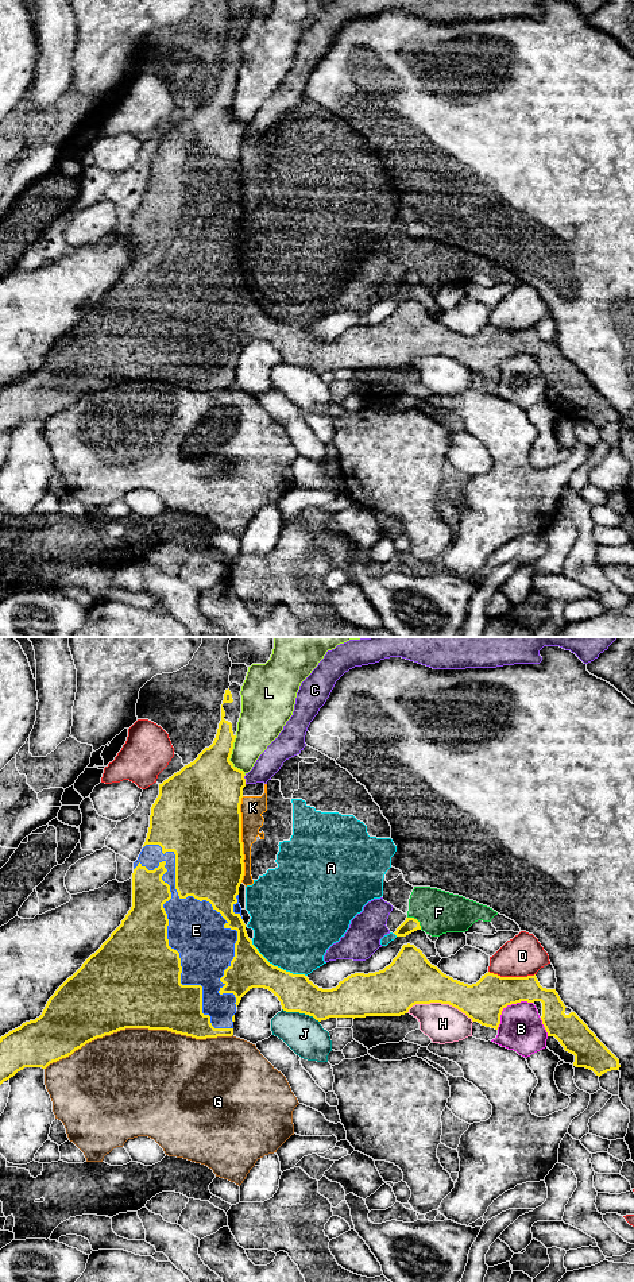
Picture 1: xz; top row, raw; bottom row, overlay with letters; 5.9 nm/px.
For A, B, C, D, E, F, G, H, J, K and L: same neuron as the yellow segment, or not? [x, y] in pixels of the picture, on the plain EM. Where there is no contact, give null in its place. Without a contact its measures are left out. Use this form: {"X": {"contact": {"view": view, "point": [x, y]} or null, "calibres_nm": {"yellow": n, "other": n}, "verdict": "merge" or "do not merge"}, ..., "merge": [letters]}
{"A": {"contact": {"view": "xz", "point": [277, 319]}, "calibres_nm": {"yellow": 220, "other": 480}, "verdict": "do not merge"}, "B": {"contact": {"view": "xz", "point": [507, 356]}, "calibres_nm": {"yellow": 240, "other": 260}, "verdict": "do not merge"}, "C": {"contact": {"view": "xz", "point": [244, 131]}, "calibres_nm": {"yellow": 420, "other": 140}, "verdict": "do not merge"}, "D": {"contact": {"view": "xz", "point": [511, 329]}, "calibres_nm": {"yellow": 240, "other": 240}, "verdict": "do not merge"}, "E": {"contact": {"view": "xz", "point": [176, 302]}, "calibres_nm": {"yellow": 480, "other": 320}, "verdict": "merge"}, "F": {"contact": {"view": "xz", "point": [417, 273]}, "calibres_nm": {"yellow": 90, "other": 260}, "verdict": "do not merge"}, "G": {"contact": {"view": "xz", "point": [138, 379]}, "calibres_nm": {"yellow": 500, "other": 500}, "verdict": "do not merge"}, "H": {"contact": {"view": "xz", "point": [440, 354]}, "calibres_nm": {"yellow": 300, "other": 240}, "verdict": "do not merge"}, "J": {"contact": {"view": "xz", "point": [301, 365]}, "calibres_nm": {"yellow": 220, "other": 220}, "verdict": "do not merge"}, "K": {"contact": {"view": "xz", "point": [240, 192]}, "calibres_nm": {"yellow": 460, "other": 140}, "verdict": "do not merge"}, "L": {"contact": {"view": "xz", "point": [229, 109]}, "calibres_nm": {"yellow": 400, "other": 240}, "verdict": "do not merge"}, "merge": ["E"]}

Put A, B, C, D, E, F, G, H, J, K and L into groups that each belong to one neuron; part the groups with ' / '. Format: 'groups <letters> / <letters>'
groups A F K / B / C / D / E / G / H / J / L

